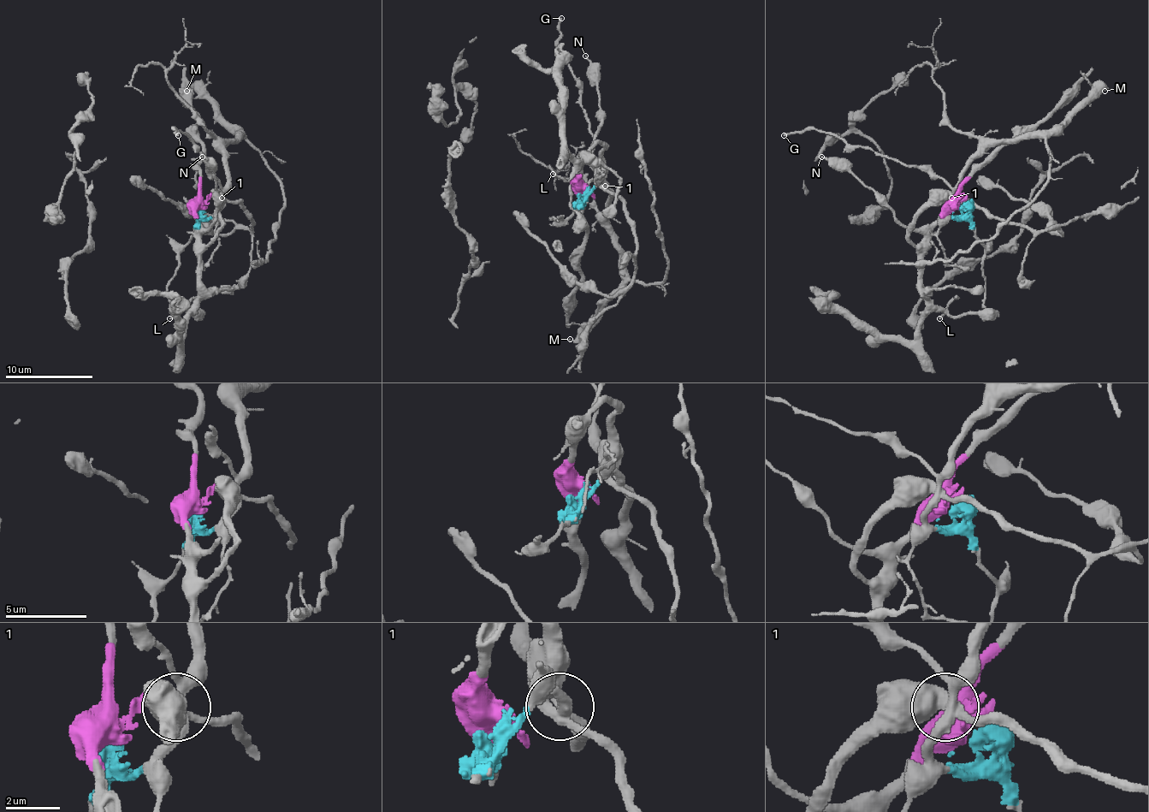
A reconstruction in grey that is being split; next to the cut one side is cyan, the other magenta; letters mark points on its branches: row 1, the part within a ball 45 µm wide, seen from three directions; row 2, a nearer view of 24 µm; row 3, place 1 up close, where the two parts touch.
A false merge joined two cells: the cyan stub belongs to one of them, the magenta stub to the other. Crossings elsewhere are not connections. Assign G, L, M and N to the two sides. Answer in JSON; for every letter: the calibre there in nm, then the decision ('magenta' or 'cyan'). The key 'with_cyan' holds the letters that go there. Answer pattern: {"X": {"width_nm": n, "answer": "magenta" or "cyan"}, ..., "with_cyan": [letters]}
{"G": {"width_nm": 200, "answer": "cyan"}, "L": {"width_nm": 150, "answer": "magenta"}, "M": {"width_nm": 100, "answer": "cyan"}, "N": {"width_nm": 150, "answer": "magenta"}, "with_cyan": ["G", "M"]}

